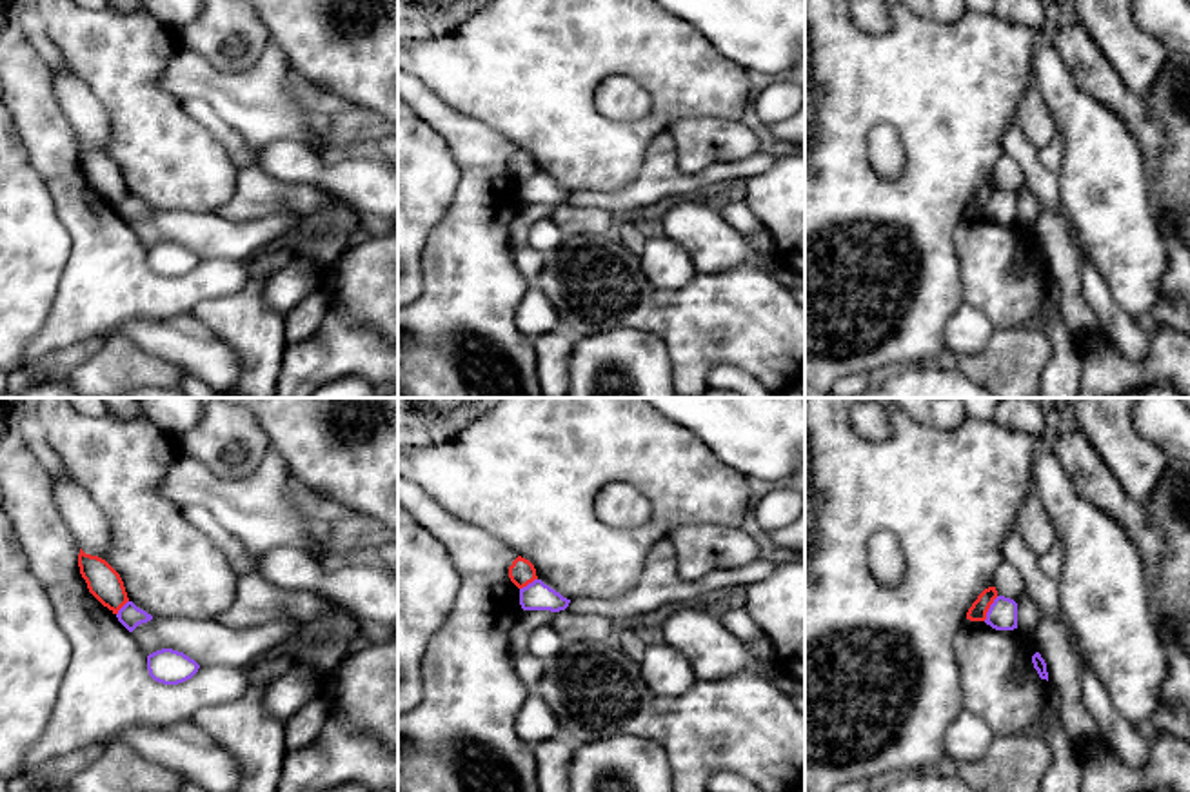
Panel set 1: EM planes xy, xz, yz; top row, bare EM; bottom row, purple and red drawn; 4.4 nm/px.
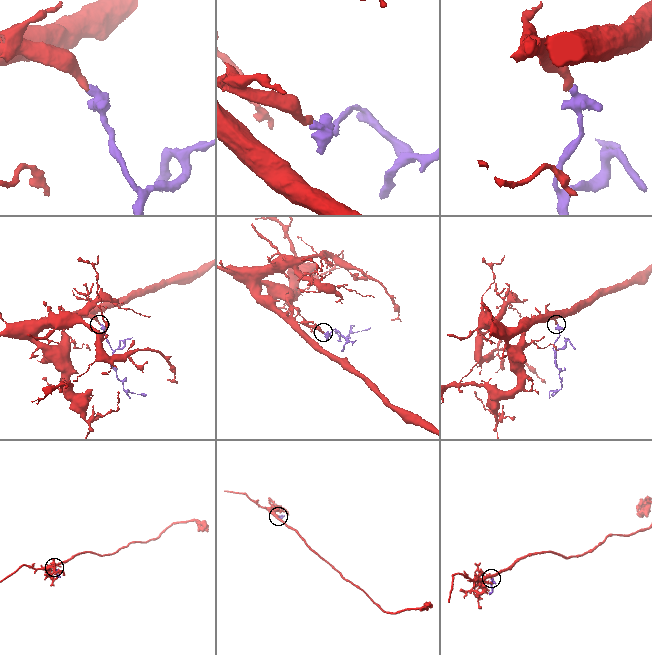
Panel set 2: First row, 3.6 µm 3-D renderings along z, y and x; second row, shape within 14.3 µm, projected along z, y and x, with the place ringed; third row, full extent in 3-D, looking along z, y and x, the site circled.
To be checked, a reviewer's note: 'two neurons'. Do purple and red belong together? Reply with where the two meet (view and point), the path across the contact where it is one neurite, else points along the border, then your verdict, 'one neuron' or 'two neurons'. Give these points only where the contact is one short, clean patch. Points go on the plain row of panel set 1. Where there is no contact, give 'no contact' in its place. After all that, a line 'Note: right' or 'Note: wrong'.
yz (989, 202) | along yz (998, 189), (983, 213) | two neurons
Note: right

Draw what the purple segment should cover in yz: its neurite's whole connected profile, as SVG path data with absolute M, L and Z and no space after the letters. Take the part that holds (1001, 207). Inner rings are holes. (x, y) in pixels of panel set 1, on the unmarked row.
M997 189L987 205L985 216L996 223L1017 222L1017 196L1010 191Z

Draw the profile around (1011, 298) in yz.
M963 214L954 231L963 302L983 311L996 329L1037 327L1052 307L1046 272L1034 262L1026 234L1014 223Z

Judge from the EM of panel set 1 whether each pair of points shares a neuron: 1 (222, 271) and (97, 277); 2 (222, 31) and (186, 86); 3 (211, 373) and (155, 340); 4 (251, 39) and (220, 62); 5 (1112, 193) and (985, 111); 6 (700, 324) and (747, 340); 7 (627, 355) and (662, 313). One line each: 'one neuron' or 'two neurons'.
1: one neuron
2: two neurons
3: one neuron
4: one neuron
5: two neurons
6: one neuron
7: two neurons

